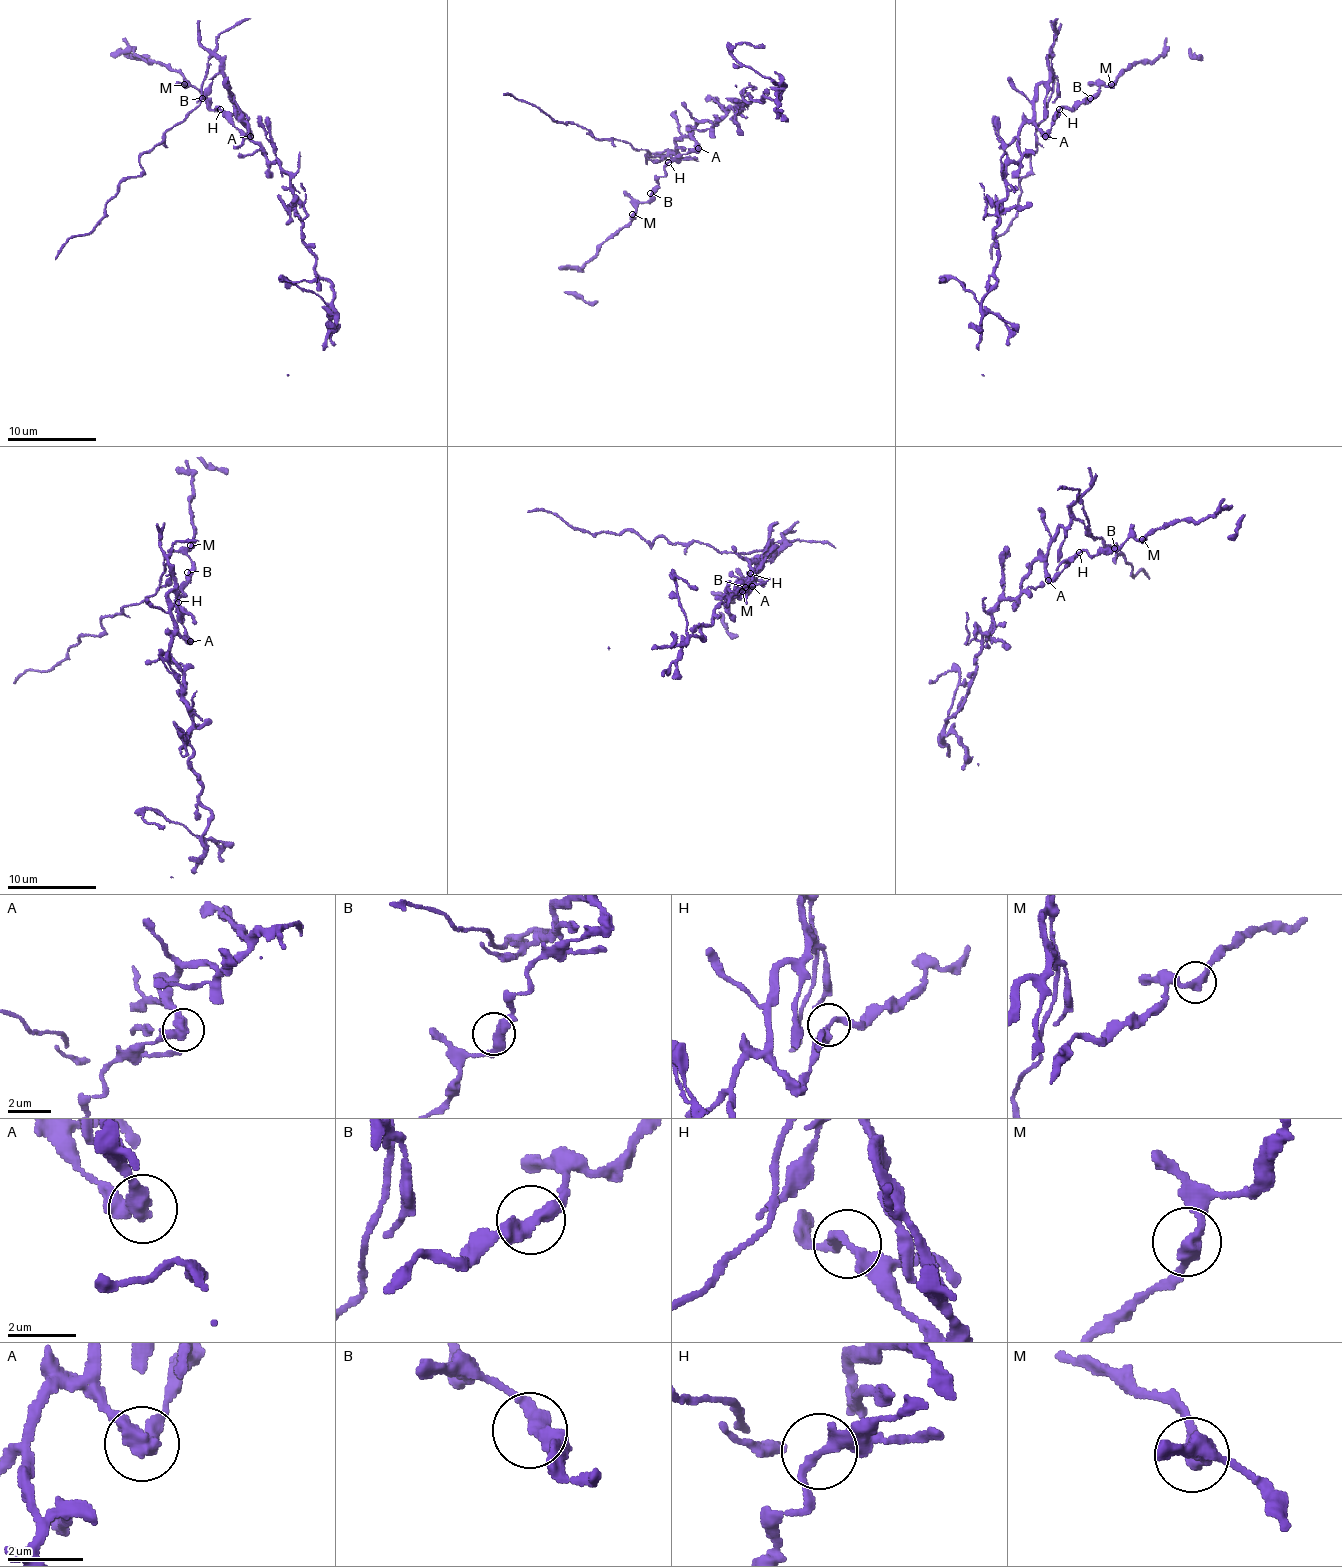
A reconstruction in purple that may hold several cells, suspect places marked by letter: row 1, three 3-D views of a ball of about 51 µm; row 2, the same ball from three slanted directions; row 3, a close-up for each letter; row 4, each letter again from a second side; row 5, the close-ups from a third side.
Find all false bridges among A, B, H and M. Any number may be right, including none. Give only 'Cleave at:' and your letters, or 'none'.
Cleave at: A

